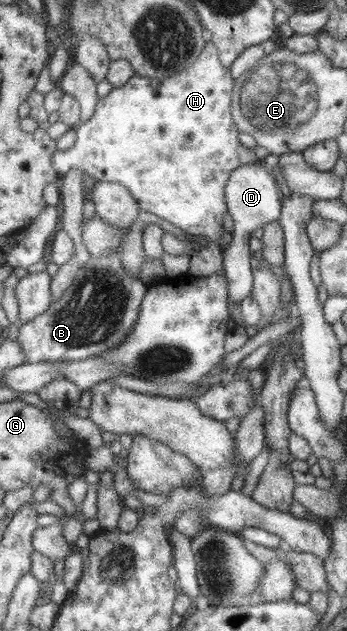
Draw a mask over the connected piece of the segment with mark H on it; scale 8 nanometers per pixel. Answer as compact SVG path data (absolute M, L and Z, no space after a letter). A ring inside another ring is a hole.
M211 41L205 42L204 48L198 53L196 60L182 72L174 76L167 76L162 80L144 76L131 76L122 86L112 87L104 97L99 98L96 101L95 109L93 110L90 121L87 123L81 123L78 125L77 134L78 139L76 145L72 149L68 149L66 152L57 151L54 153L54 168L57 169L58 174L63 177L70 173L72 170L82 169L82 171L89 173L96 181L104 182L118 182L122 184L124 188L129 190L137 200L137 204L140 206L140 210L156 215L156 217L170 222L174 226L177 226L184 233L192 234L196 236L204 236L208 241L215 242L219 245L223 242L221 237L222 217L227 212L224 188L226 182L230 177L230 174L238 166L248 165L256 163L256 156L254 150L244 148L239 144L238 130L236 124L232 121L230 114L230 95L232 90L234 79L229 75L228 69L222 66L222 63L218 60L217 50Z

